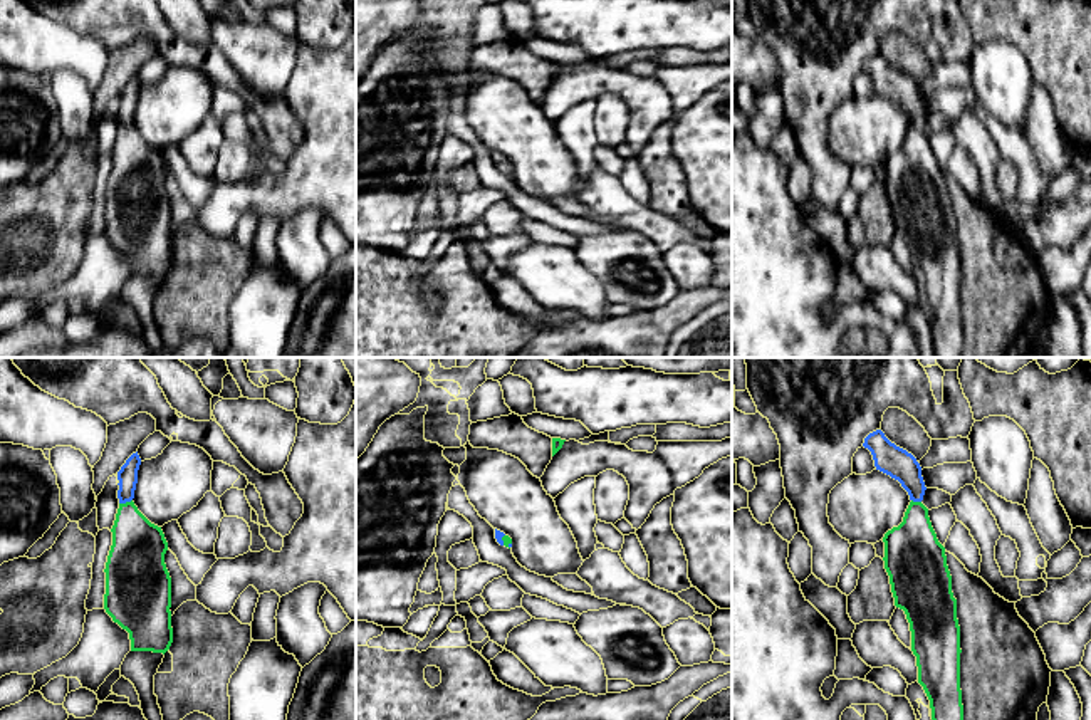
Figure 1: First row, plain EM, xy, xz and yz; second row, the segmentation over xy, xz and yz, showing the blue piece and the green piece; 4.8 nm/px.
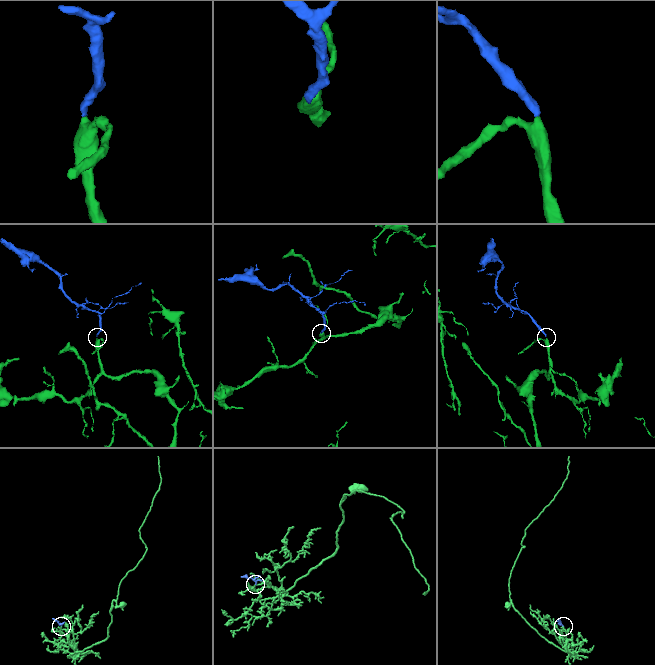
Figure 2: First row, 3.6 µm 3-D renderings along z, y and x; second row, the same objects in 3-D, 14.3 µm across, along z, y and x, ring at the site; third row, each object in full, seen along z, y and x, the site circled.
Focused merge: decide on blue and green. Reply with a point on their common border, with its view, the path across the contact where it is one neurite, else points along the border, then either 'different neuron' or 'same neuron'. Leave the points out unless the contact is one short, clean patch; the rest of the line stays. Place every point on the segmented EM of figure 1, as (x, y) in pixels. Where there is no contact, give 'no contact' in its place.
xy (125, 502) | across xy (128, 475), (125, 502), (138, 549) | same neuron

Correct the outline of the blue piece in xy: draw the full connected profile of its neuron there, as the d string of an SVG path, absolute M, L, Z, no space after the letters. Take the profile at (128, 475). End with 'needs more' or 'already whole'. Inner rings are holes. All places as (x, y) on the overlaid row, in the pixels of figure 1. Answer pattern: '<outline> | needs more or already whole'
M133 453L117 472L119 509L112 532L112 545L106 562L104 609L129 633L131 651L166 653L173 643L171 628L171 577L164 564L168 542L161 527L151 524L134 505L134 490L141 458Z | needs more

